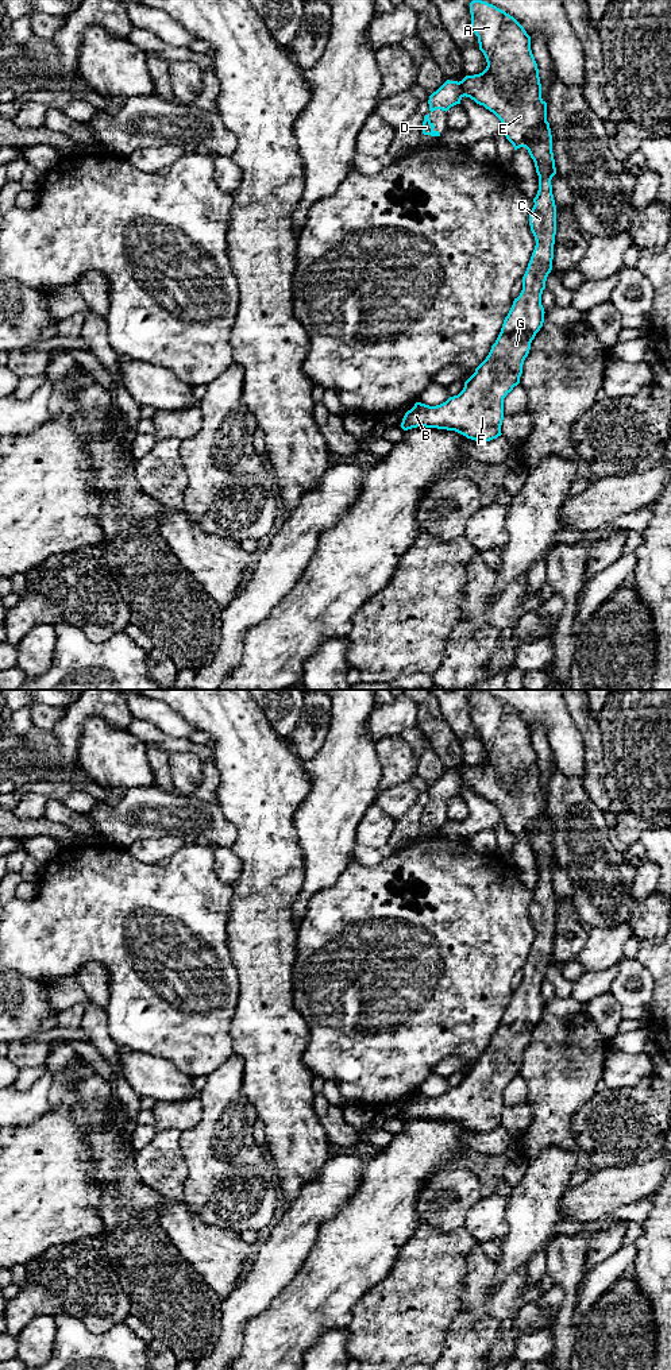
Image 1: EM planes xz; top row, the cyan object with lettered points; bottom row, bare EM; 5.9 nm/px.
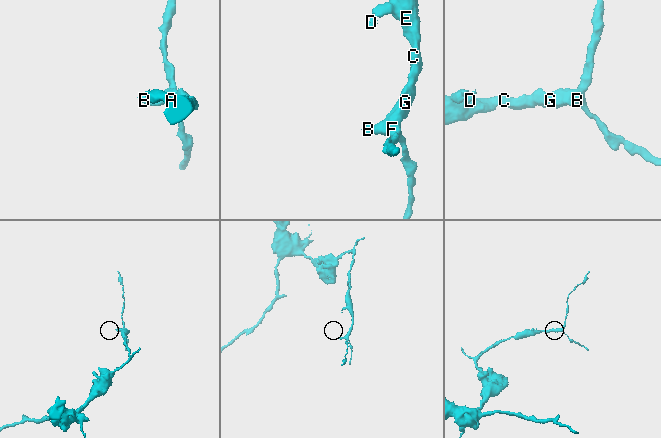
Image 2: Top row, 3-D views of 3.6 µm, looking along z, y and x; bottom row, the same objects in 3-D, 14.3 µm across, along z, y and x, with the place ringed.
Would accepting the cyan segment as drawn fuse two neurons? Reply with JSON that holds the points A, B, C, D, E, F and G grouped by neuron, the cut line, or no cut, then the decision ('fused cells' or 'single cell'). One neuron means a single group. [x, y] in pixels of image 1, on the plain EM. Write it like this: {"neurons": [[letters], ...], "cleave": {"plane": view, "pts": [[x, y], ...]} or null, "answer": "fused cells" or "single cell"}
{"neurons": [["A", "B", "C", "D", "E", "F", "G"]], "cleave": null, "answer": "single cell"}

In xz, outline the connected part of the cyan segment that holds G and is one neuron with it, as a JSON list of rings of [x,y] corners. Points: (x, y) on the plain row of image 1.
[[[473,690],[470,705],[487,757],[459,773],[447,771],[429,787],[429,802],[447,803],[464,787],[470,788],[501,811],[514,841],[528,841],[539,867],[539,881],[529,906],[536,937],[520,987],[514,989],[489,1046],[464,1073],[463,1081],[436,1097],[416,1093],[405,1104],[401,1119],[447,1120],[475,1132],[490,1132],[502,1126],[504,1089],[520,1074],[531,1034],[544,1014],[541,985],[552,961],[556,926],[551,876],[556,858],[531,728],[513,707],[486,692]]]

